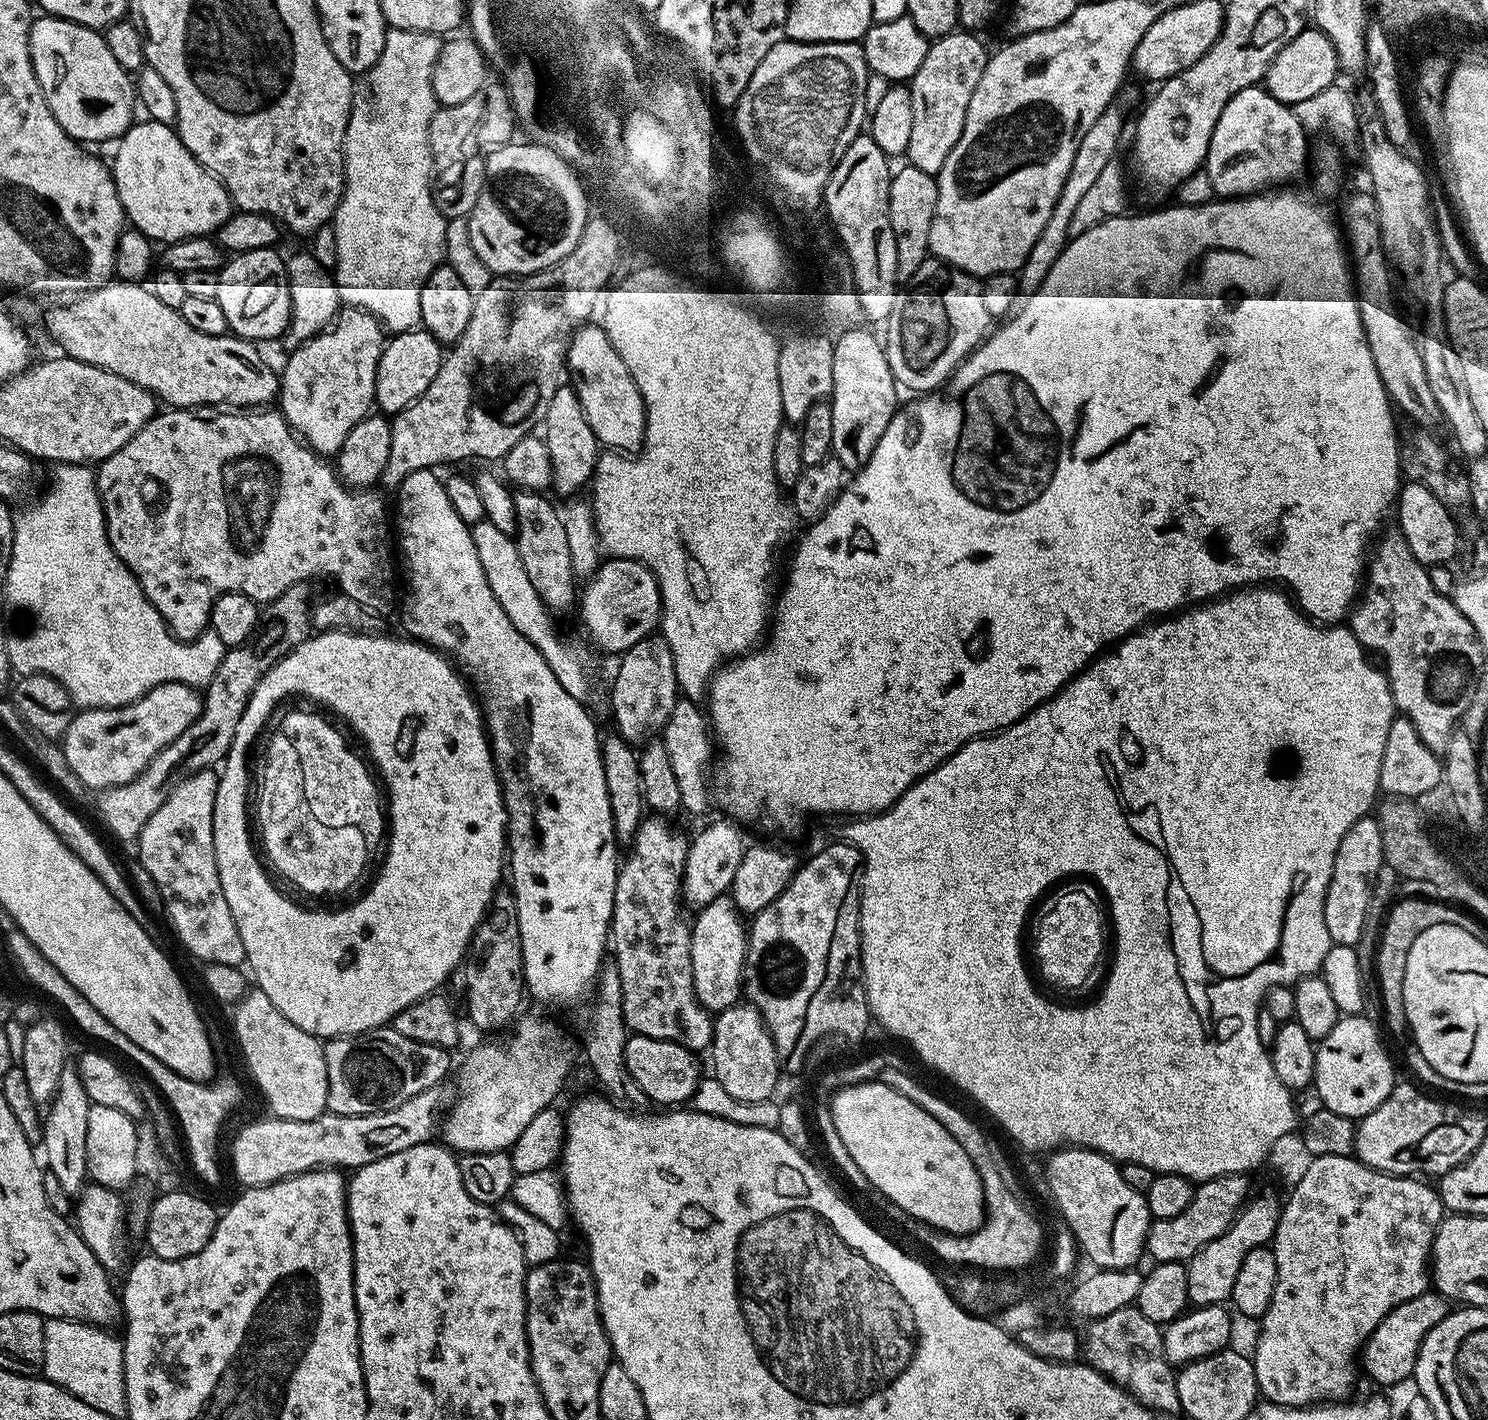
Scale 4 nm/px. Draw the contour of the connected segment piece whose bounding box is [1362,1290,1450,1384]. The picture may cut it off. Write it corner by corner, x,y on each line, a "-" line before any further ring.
1435,1290
1418,1294
1418,1298
1410,1298
1410,1302
1402,1302
1402,1306
1394,1306
1386,1314
1386,1318
1378,1322
1374,1334
1370,1334
1370,1338
1364,1343
1363,1375
1365,1372
1376,1384
1400,1384
1407,1376
1409,1379
1416,1371
1418,1350
1426,1334
1430,1334
1430,1330
1434,1330
1434,1326
1438,1326
1438,1322
1442,1322
1442,1318
1446,1318
1449,1311
1449,1301

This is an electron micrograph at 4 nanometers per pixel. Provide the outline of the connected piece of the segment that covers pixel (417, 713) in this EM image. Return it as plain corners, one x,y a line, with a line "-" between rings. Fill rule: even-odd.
341,630
341,631
338,631
338,632
321,632
321,631
317,631
317,632
316,632
316,633
315,633
315,634
312,634
312,635
309,635
309,637
308,637
308,639
306,639
306,640
303,640
303,641
302,641
302,642
301,642
301,644
299,644
299,646
298,646
298,647
296,647
296,648
295,648
295,649
294,649
294,650
292,650
292,651
291,651
291,652
290,652
290,654
286,654
286,655
285,655
285,656
284,656
284,657
283,657
283,658
282,658
282,659
280,659
280,661
278,661
278,662
277,662
277,663
276,663
276,664
275,664
275,666
273,666
273,668
271,668
271,669
270,669
270,670
268,670
268,671
267,671
267,672
266,672
266,674
265,674
265,675
264,675
264,676
263,676
263,677
262,677
262,678
261,678
261,680
260,680
260,681
259,681
259,682
258,682
258,686
254,686
254,694
250,694
250,700
251,700
251,701
250,701
250,702
246,702
246,710
242,710
242,716
243,716
243,718
241,718
241,720
239,720
239,722
238,722
238,730
237,730
237,731
236,731
236,740
235,740
235,742
233,742
233,743
232,743
232,745
231,745
231,746
230,746
230,750
229,750
229,751
228,751
228,755
227,755
227,757
226,757
226,765
227,765
227,764
228,764
228,769
226,769
226,768
224,768
224,767
221,767
221,768
220,768
220,769
219,769
219,772
218,772
218,774
219,774
219,777
220,777
220,794
219,794
219,796
216,796
216,797
215,797
215,798
214,798
214,858
215,858
215,859
216,859
216,865
217,865
217,866
218,866
218,878
219,878
219,879
220,879
220,881
221,881
221,882
222,882
222,890
223,890
223,891
224,891
224,893
225,893
225,894
226,894
226,903
228,903
228,904
229,904
229,906
230,906
230,914
234,914
234,926
238,926
238,934
242,934
242,946
243,946
243,947
244,947
244,959
245,959
245,961
247,961
247,963
248,963
248,964
249,964
249,965
250,965
250,964
251,964
251,963
252,963
252,964
256,964
256,965
254,965
254,966
253,966
253,968
252,968
252,972
251,972
251,971
250,971
250,976
251,976
251,979
252,979
252,980
253,980
253,981
254,981
254,984
255,984
255,987
256,987
256,988
257,988
257,989
259,989
259,991
261,991
261,992
264,992
264,993
265,993
265,994
266,994
266,998
270,998
270,1002
274,1002
274,1006
278,1006
278,1010
282,1010
282,1014
286,1014
286,1018
290,1018
290,1022
294,1022
294,1026
298,1026
298,1027
299,1027
299,1028
301,1028
301,1029
302,1029
302,1030
306,1030
306,1031
307,1031
307,1032
309,1032
309,1033
310,1033
310,1034
314,1034
314,1035
315,1035
315,1036
319,1036
319,1037
321,1037
321,1038
335,1038
335,1037
338,1037
338,1036
358,1036
358,1035
360,1035
360,1033
361,1033
361,1032
370,1032
370,1031
372,1031
372,1029
373,1029
373,1028
383,1028
383,1027
385,1027
385,1025
387,1025
387,1024
388,1024
388,1023
389,1023
389,1022
391,1022
391,1021
392,1021
392,1020
393,1020
393,1019
394,1019
394,1017
396,1017
396,1016
397,1016
397,1015
398,1015
398,1014
399,1014
399,1013
400,1013
400,1012
401,1012
401,1011
402,1011
402,1010
406,1010
406,1006
410,1006
410,1005
411,1005
411,1004
413,1004
413,1003
414,1003
414,1002
418,1002
418,1001
419,1001
419,1000
421,1000
421,999
422,999
422,998
426,998
426,997
427,997
427,996
429,996
429,995
430,995
430,994
431,994
431,993
432,993
432,992
435,992
435,991
437,991
437,990
440,990
440,989
443,989
443,988
444,988
444,987
445,987
445,986
444,986
444,985
443,985
443,984
444,984
444,983
446,983
446,982
447,982
447,980
448,980
448,975
450,975
450,974
451,974
451,972
452,972
452,971
454,971
454,970
455,970
455,968
456,968
456,971
457,971
457,969
459,969
459,968
460,968
460,967
461,967
461,964
462,964
462,961
463,961
463,960
464,960
464,959
465,959
465,956
466,956
466,953
467,953
467,951
468,951
468,945
469,945
469,944
471,944
471,942
472,942
472,936
473,936
473,934
475,934
475,932
476,932
476,928
477,928
477,927
478,927
478,926
479,926
479,925
480,925
480,923
481,923
481,922
482,922
482,918
483,918
483,917
484,917
484,915
485,915
485,914
486,914
486,913
488,913
488,908
489,908
489,906
490,906
490,905
492,905
492,900
493,900
493,898
494,898
494,897
496,897
496,893
497,893
497,891
498,891
498,889
499,889
499,888
500,888
500,887
501,887
501,884
500,884
500,875
502,875
502,874
503,874
503,872
504,872
504,875
505,875
505,872
506,872
506,845
507,845
507,842
508,842
508,811
507,811
507,810
505,810
505,809
504,809
504,794
503,794
503,791
502,791
502,789
501,789
501,786
500,786
500,776
499,776
499,775
498,775
498,774
497,774
497,772
496,772
496,763
494,763
494,762
493,762
493,761
492,761
492,746
491,746
491,743
490,743
490,741
489,741
489,738
488,738
488,733
487,733
487,731
486,731
486,729
485,729
485,727
484,727
484,718
483,718
483,715
482,715
482,708
481,708
481,705
480,705
480,704
479,704
479,703
478,703
478,700
477,700
477,697
476,697
476,696
475,696
475,695
474,695
474,692
473,692
473,689
472,689
472,688
471,688
471,687
470,687
470,684
469,684
469,681
468,681
468,680
467,680
467,679
465,679
465,677
464,677
464,676
463,676
463,675
461,675
461,673
460,673
460,672
459,672
459,671
458,671
458,669
457,669
457,667
456,667
456,665
455,665
455,663
453,663
453,661
451,661
451,660
449,660
449,659
448,659
448,657
447,657
447,656
445,656
445,655
444,655
444,653
442,653
442,652
437,652
437,651
436,651
436,649
435,649
435,648
430,648
430,647
428,647
428,645
427,645
427,644
422,644
422,643
420,643
420,641
419,641
419,640
413,640
413,639
411,639
411,638
403,638
403,639
404,639
404,640
391,640
391,638
390,638
390,637
388,637
388,636
384,636
384,635
385,635
385,634
361,634
361,633
359,633
359,632
345,632
345,631
343,631
343,630
-
291,696
305,696
305,698
306,698
306,699
308,699
308,700
313,700
313,702
314,702
314,703
316,703
316,704
325,704
325,706
326,706
326,707
328,707
328,708
329,708
329,710
328,710
328,709
327,709
327,711
328,711
328,712
329,712
329,713
332,713
332,712
337,712
337,714
338,714
338,715
340,715
340,716
341,716
341,718
342,718
342,719
344,719
344,720
345,720
345,722
346,722
346,723
348,723
348,724
349,724
349,726
350,726
350,727
352,727
352,728
353,728
353,730
354,730
354,731
356,731
356,732
357,732
357,734
358,734
358,735
360,735
360,740
361,740
361,742
362,742
362,743
364,743
364,744
365,744
365,746
366,746
366,747
368,747
368,752
369,752
369,753
368,753
368,752
367,752
367,755
368,755
368,756
369,756
369,757
370,757
370,760
371,760
371,756
370,756
370,755
372,755
372,760
373,760
373,761
372,761
372,760
371,760
371,763
372,763
372,764
373,764
373,765
375,765
375,766
374,766
374,768
375,768
375,771
376,771
376,772
377,772
377,773
379,773
379,775
380,775
380,776
381,776
381,777
382,777
382,784
383,784
383,787
384,787
384,788
385,788
385,789
386,789
386,808
387,808
387,811
388,811
388,812
389,812
389,813
390,813
390,839
389,839
389,840
388,840
388,841
387,841
387,844
388,844
388,843
389,843
389,844
388,844
388,857
386,857
386,858
385,858
385,860
384,860
384,869
382,869
382,870
381,870
381,872
380,872
380,877
378,877
378,878
377,878
377,880
376,880
376,881
374,881
374,882
373,882
373,884
372,884
372,889
370,889
370,890
369,890
369,892
368,892
368,893
366,893
366,894
365,894
365,896
364,896
364,897
362,897
362,898
361,898
361,900
360,900
360,901
358,901
358,902
357,902
357,904
352,904
352,905
350,905
350,906
349,906
349,908
344,908
344,909
342,909
342,910
341,910
341,912
311,912
311,910
310,910
310,909
308,909
308,908
299,908
299,906
298,906
298,905
296,905
296,904
295,904
295,902
294,902
294,901
292,901
292,900
287,900
287,898
286,898
286,897
284,897
284,896
283,896
283,894
282,894
282,893
280,893
280,892
279,892
279,890
278,890
278,889
276,889
276,888
275,888
275,886
274,886
274,885
272,885
272,880
271,880
271,878
270,878
270,877
268,877
268,876
267,876
267,874
266,874
266,873
264,873
264,868
265,868
265,865
264,865
264,864
263,864
263,863
262,863
262,860
261,860
261,857
260,857
260,856
259,856
259,855
258,855
258,848
257,848
257,845
256,845
256,844
255,844
255,843
254,843
254,836
253,836
253,833
252,833
252,836
251,836
251,834
250,834
250,833
248,833
248,824
249,824
249,828
250,828
250,772
249,772
249,776
248,776
248,755
250,755
250,754
251,754
251,752
252,752
252,743
254,743
254,742
255,742
255,740
256,740
256,739
258,739
258,738
259,738
259,736
260,736
260,731
262,731
262,730
263,730
263,728
264,728
264,727
266,727
266,728
265,728
265,729
267,729
267,728
268,728
268,727
269,727
269,724
268,724
268,719
270,719
270,718
271,718
271,716
272,716
272,715
274,715
274,716
273,716
273,717
275,717
275,716
276,716
276,715
277,715
277,712
276,712
276,707
278,707
278,706
279,706
279,704
280,704
280,700
288,700
288,699
290,699
290,698
291,698

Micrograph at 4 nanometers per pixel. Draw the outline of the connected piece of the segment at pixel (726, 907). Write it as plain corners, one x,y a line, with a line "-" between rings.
725,894
714,898
704,908
695,913
696,920
691,921
692,938
690,944
691,966
694,974
694,990
698,1002
706,1011
719,1014
725,1012
731,1004
737,1003
742,996
742,981
744,979
744,959
748,953
748,932
743,924
741,913
737,911
735,900
731,895

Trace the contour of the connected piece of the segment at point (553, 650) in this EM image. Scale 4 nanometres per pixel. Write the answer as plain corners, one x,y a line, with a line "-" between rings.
485,519
471,525
471,530
474,550
478,550
478,562
482,562
486,582
490,582
494,598
498,598
498,606
506,610
518,634
525,636
540,651
542,658
546,658
550,670
554,670
554,678
562,682
562,690
574,698
587,701
592,692
592,668
588,665
588,656
582,649
576,648
572,652
572,660
564,660
568,656
568,648
563,638
556,633
553,613
548,611
538,594
534,594
534,586
530,586
530,578
526,578
526,570
522,570
522,558
516,549
515,539

